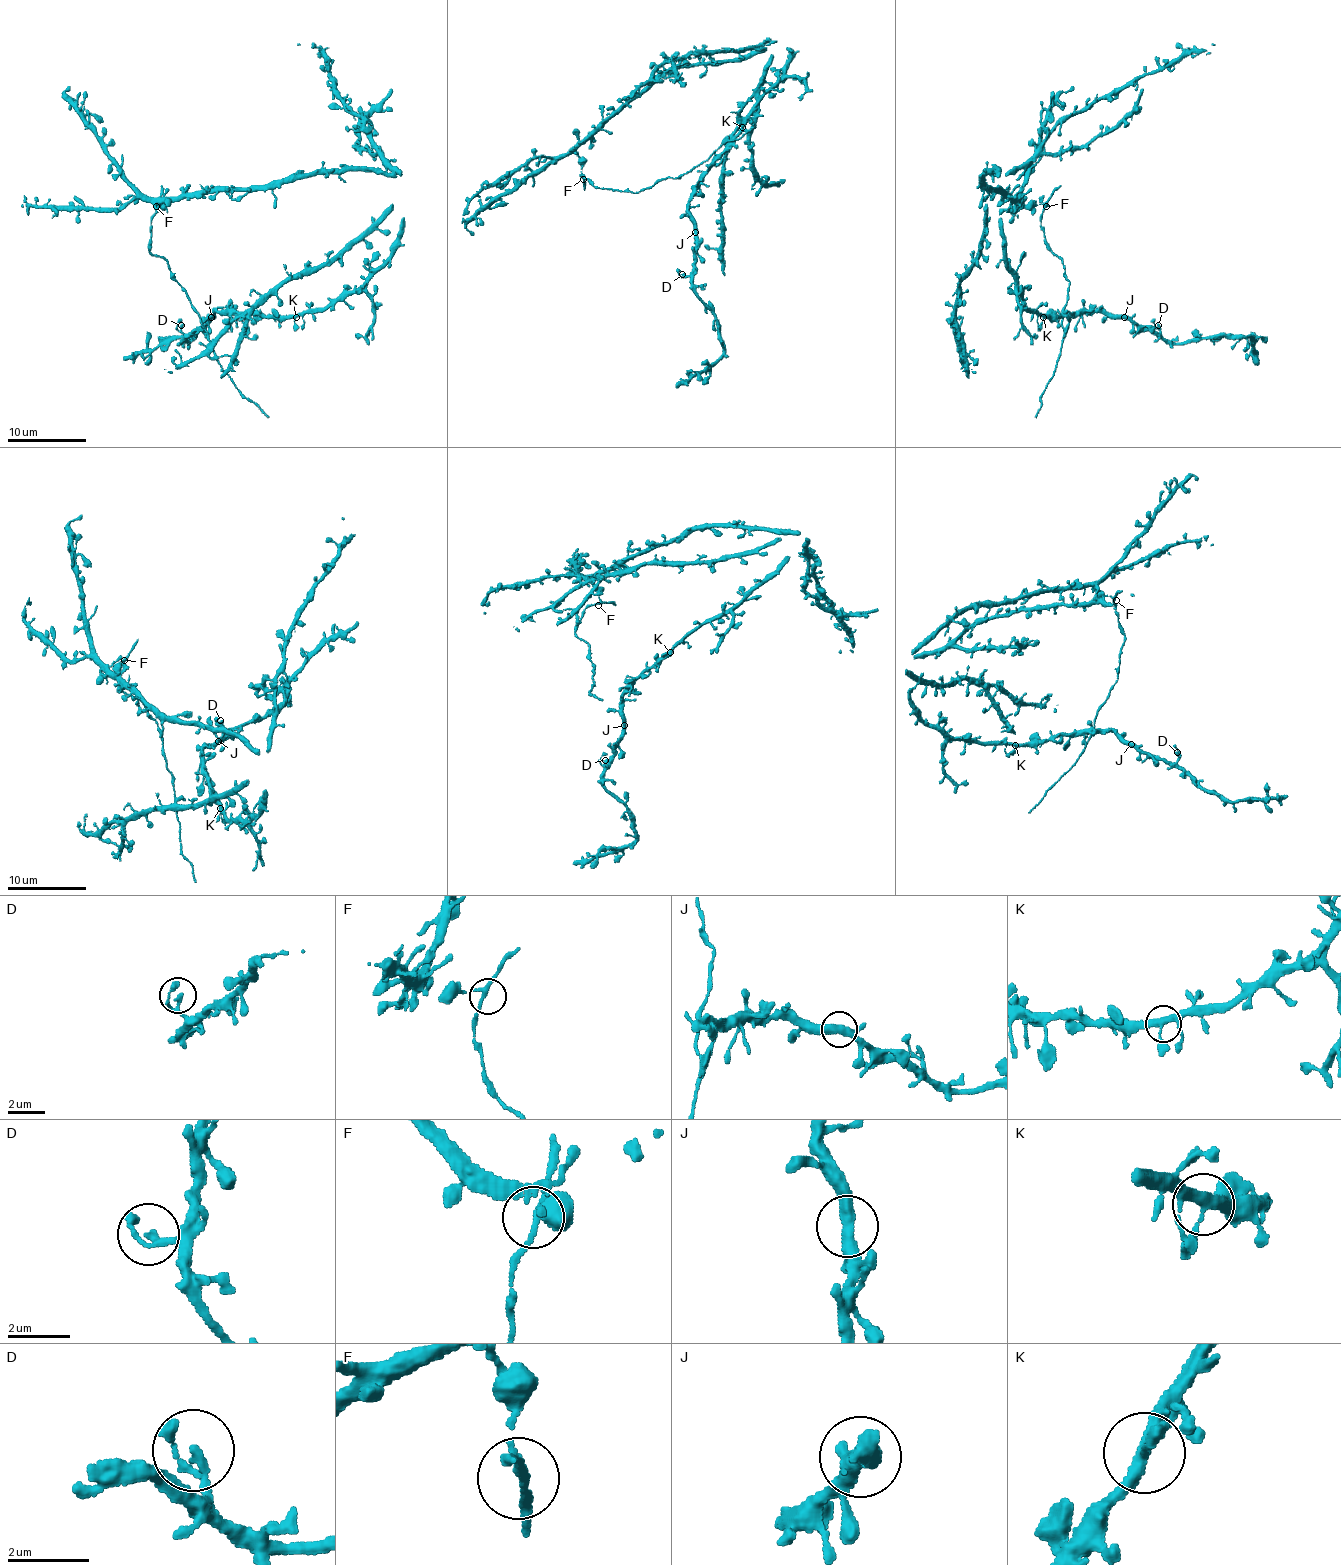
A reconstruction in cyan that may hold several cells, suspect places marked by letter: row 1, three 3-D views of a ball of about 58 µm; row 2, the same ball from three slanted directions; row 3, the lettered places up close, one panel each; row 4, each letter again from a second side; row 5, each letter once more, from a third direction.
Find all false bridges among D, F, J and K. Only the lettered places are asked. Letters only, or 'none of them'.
none of them

